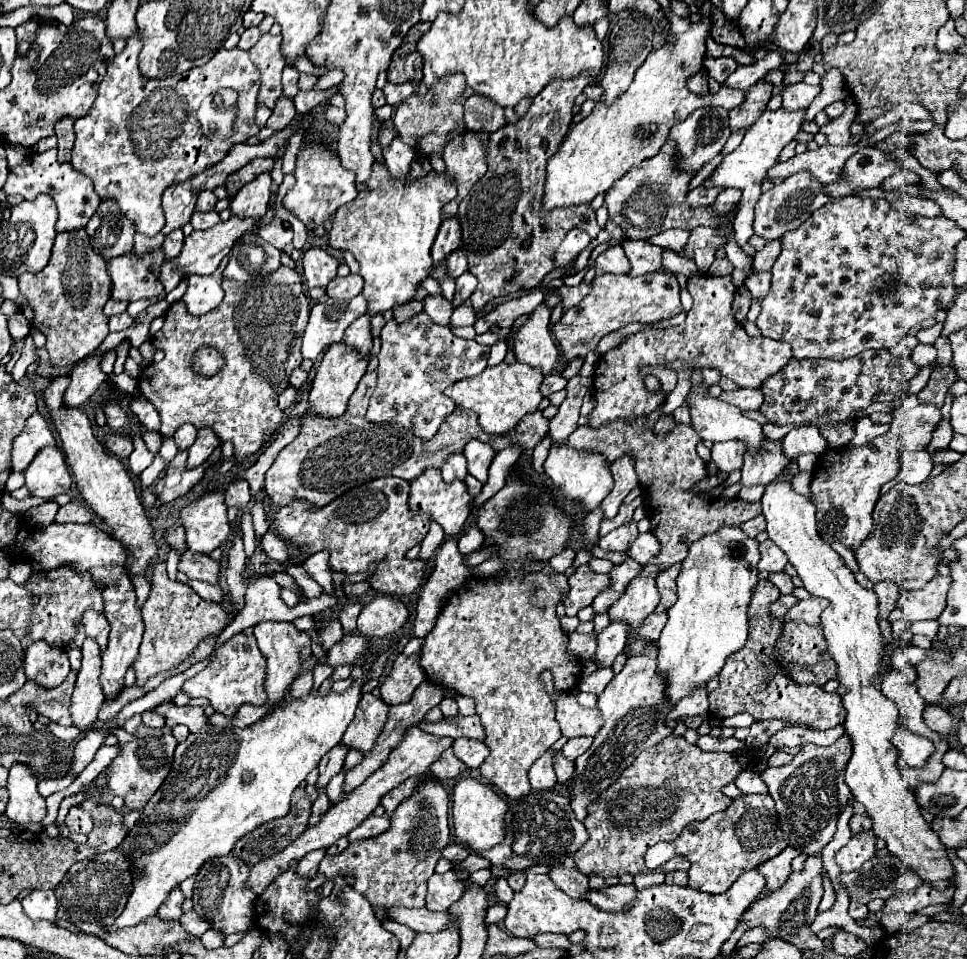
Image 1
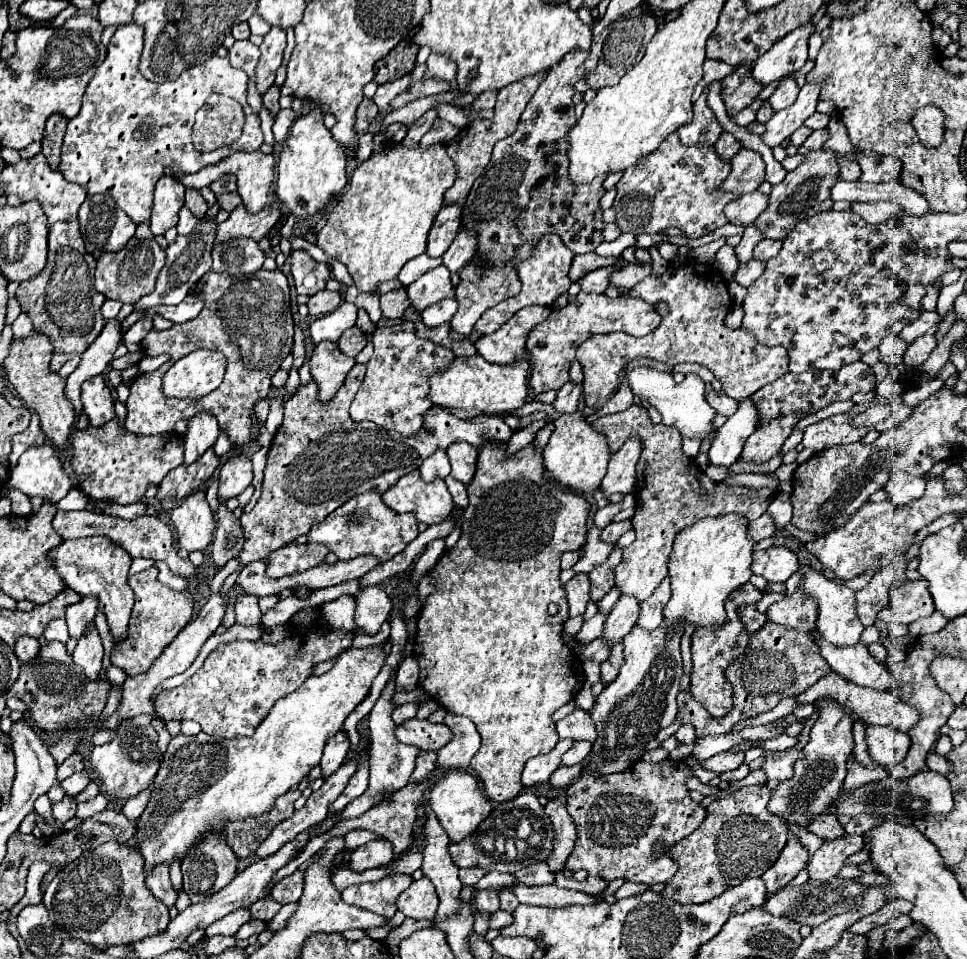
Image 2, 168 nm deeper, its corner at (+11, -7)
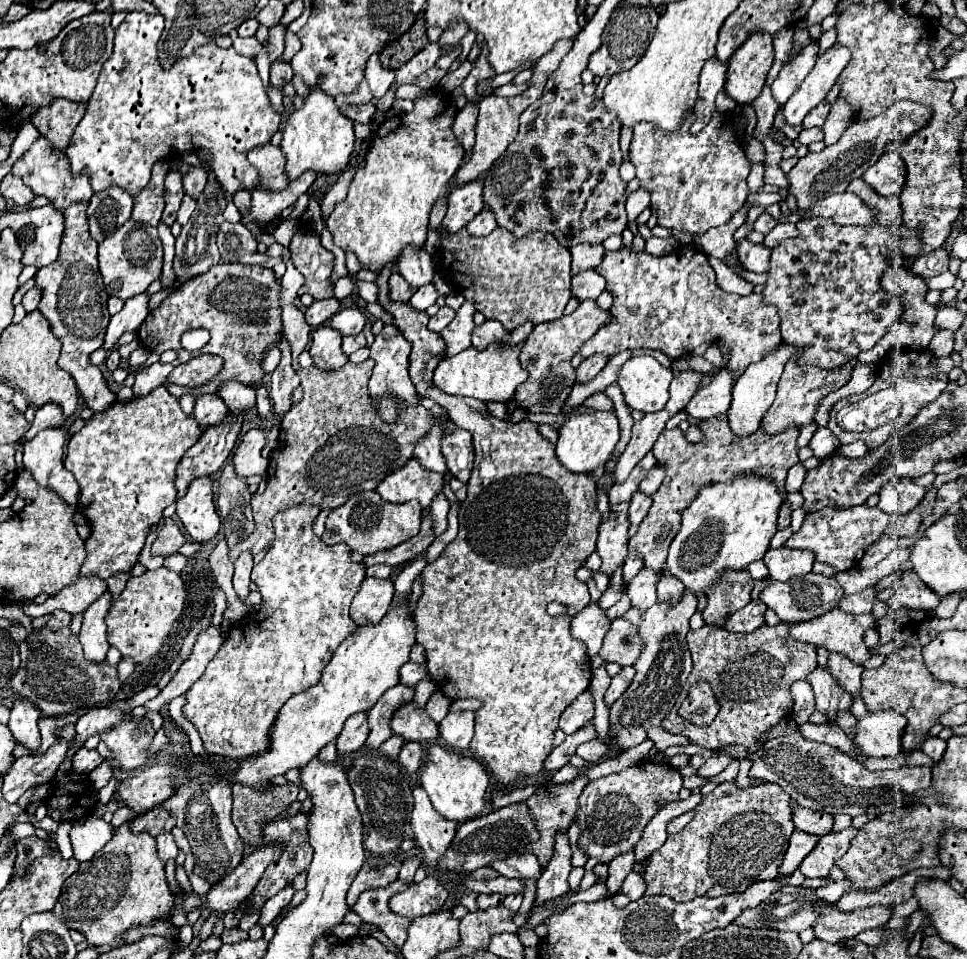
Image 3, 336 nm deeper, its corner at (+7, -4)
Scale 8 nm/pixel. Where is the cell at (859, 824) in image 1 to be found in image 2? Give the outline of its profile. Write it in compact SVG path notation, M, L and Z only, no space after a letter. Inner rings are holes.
M822 813L822 817L818 817L816 821L812 821L812 825L808 825L808 831L812 831L814 835L818 835L824 841L832 841L832 839L846 835L844 827L832 813Z

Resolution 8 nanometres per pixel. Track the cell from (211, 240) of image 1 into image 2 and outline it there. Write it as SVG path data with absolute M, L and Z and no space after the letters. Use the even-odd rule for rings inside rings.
M236 207L230 213L230 217L216 227L216 237L212 247L218 247L220 243L234 237L250 237L256 243L260 243L268 235L268 231L276 225L278 219L280 219L278 207L266 207L256 215L250 215L242 207Z

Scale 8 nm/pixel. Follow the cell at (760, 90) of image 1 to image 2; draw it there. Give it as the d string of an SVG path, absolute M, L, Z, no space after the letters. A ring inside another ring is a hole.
M738 65L738 69L736 69L738 73L724 77L722 99L724 99L726 111L730 117L734 117L742 109L750 107L752 101L762 91L762 85L756 85L756 81L752 81L752 77L740 73L740 71L748 71L748 69L750 69L750 65Z

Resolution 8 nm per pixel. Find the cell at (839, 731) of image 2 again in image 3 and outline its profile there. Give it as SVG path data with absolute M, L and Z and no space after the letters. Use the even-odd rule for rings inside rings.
M816 668L806 676L808 684L814 690L816 696L816 710L828 714L828 720L834 722L834 716L842 710L848 710L852 706L852 694L848 694L836 678L830 674L828 668Z

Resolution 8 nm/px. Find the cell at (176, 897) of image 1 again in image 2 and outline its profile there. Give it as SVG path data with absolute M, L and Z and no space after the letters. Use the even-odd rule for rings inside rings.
M162 865L160 869L152 869L152 873L146 873L146 885L152 891L152 895L158 901L162 901L168 909L174 907L174 903L178 899L178 893L172 889L166 865Z

